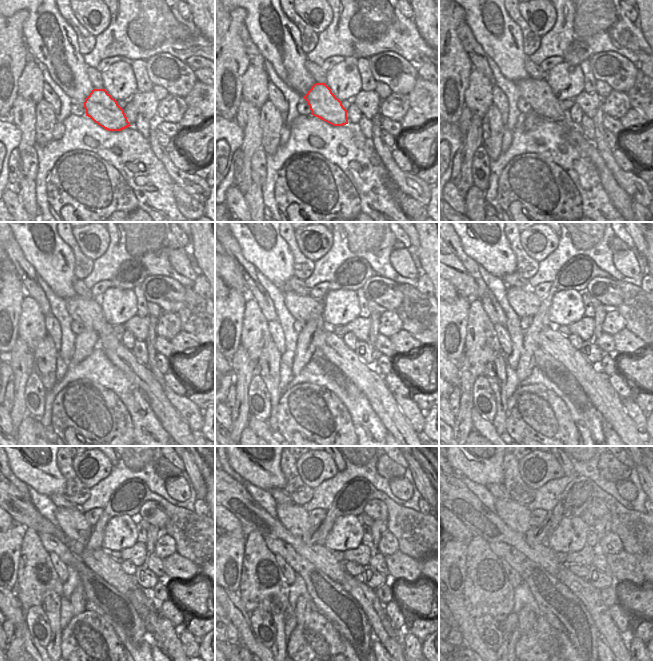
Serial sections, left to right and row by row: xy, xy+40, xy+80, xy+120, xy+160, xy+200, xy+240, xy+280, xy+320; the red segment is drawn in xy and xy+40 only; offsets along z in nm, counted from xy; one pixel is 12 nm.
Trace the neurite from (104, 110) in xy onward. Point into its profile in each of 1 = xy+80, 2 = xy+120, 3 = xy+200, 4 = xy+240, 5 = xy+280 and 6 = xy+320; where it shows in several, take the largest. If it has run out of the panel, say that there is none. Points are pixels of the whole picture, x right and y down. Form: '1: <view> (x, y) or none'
1: xy+80 (537, 92)
2: xy+120 (88, 312)
3: xy+200 (524, 302)
4: xy+240 (72, 522)
5: xy+280 (294, 518)
6: xy+320 (515, 515)

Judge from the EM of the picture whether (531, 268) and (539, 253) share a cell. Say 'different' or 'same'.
different

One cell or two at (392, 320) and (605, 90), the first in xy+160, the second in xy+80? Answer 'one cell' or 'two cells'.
two cells

